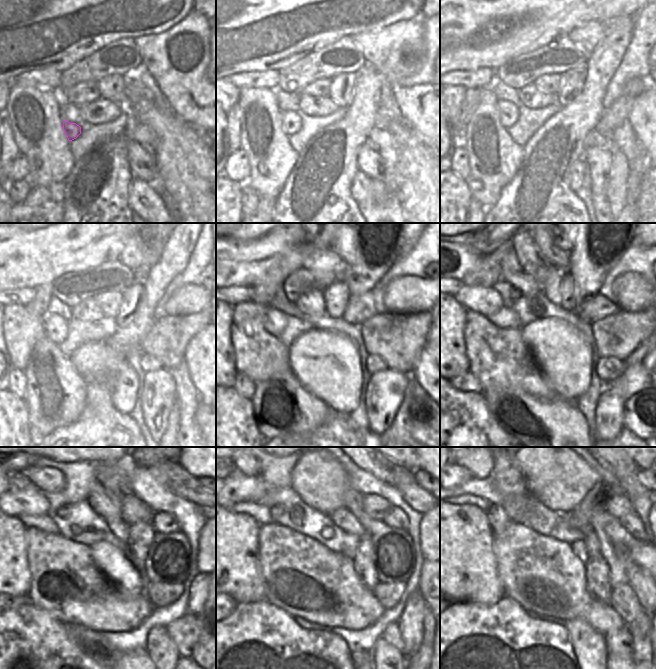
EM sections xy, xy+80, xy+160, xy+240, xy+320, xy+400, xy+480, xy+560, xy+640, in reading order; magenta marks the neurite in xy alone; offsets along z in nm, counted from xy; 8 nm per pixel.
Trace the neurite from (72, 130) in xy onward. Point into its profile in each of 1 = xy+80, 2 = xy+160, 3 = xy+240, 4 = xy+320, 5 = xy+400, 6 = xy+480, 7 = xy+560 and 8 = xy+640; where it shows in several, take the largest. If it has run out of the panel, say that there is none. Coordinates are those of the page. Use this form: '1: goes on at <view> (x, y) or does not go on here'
1: goes on at xy+80 (291, 121)
2: goes on at xy+160 (508, 112)
3: goes on at xy+240 (55, 327)
4: goes on at xy+320 (274, 321)
5: goes on at xy+400 (485, 300)
6: goes on at xy+480 (30, 500)
7: goes on at xy+560 (237, 488)
8: goes on at xy+640 (460, 475)

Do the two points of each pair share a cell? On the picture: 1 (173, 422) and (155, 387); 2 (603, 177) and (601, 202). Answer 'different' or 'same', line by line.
1: different
2: same

